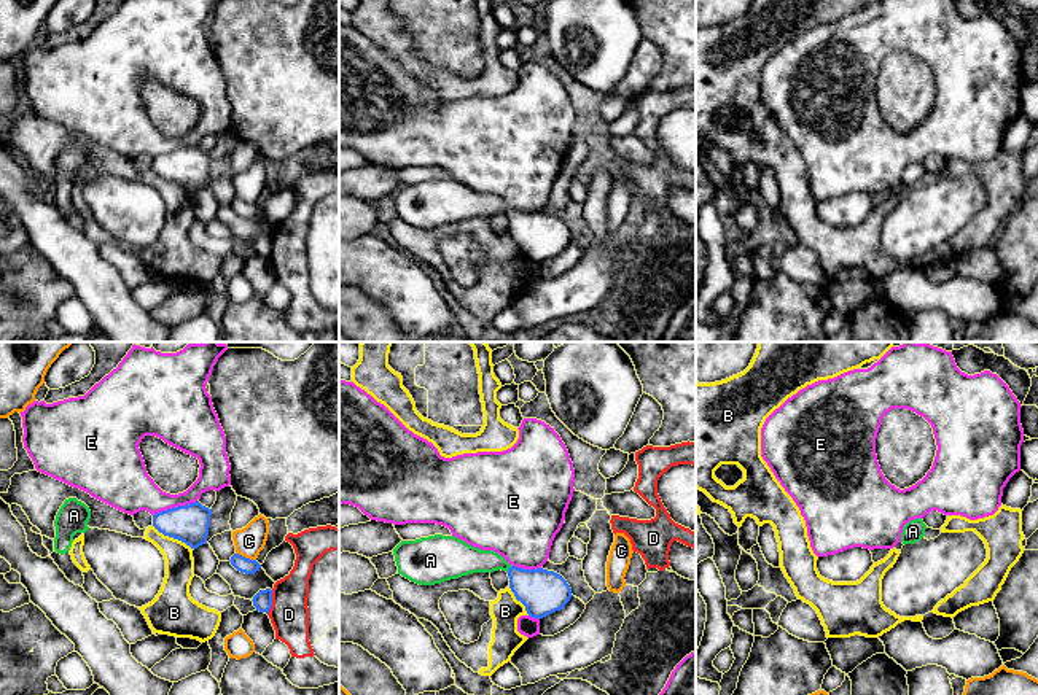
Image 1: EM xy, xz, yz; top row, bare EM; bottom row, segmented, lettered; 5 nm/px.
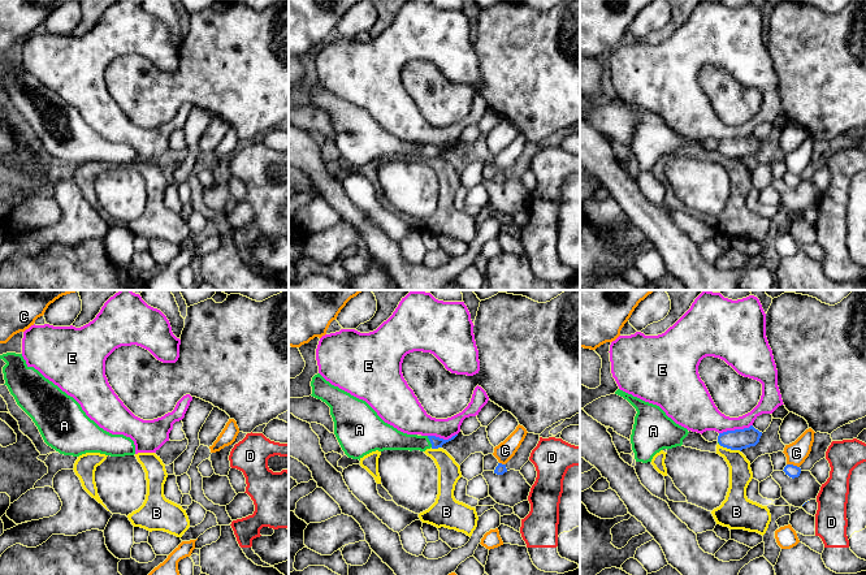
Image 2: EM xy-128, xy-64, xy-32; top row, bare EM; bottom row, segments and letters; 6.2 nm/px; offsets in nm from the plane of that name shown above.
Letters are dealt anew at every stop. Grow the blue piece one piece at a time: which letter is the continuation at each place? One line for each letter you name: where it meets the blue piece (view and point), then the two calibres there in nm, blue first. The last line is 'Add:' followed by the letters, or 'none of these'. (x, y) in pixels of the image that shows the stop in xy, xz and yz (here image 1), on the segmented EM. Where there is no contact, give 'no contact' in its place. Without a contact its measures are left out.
A: meets blue in xz at (510, 568); 220 nm thick on the blue side, 160 nm on the other
Add: A

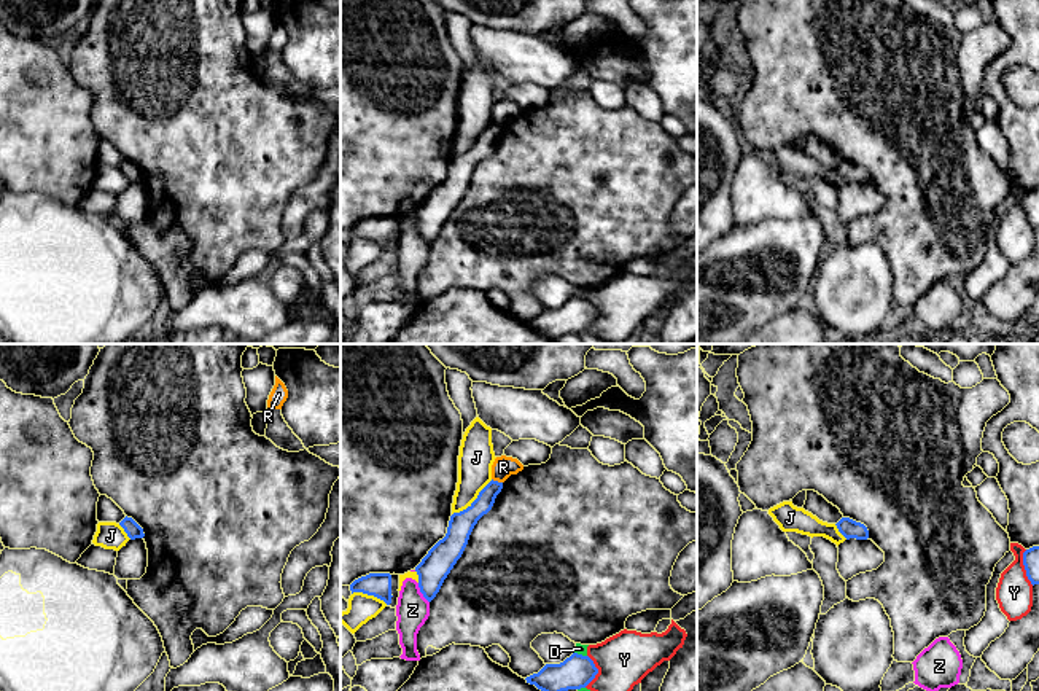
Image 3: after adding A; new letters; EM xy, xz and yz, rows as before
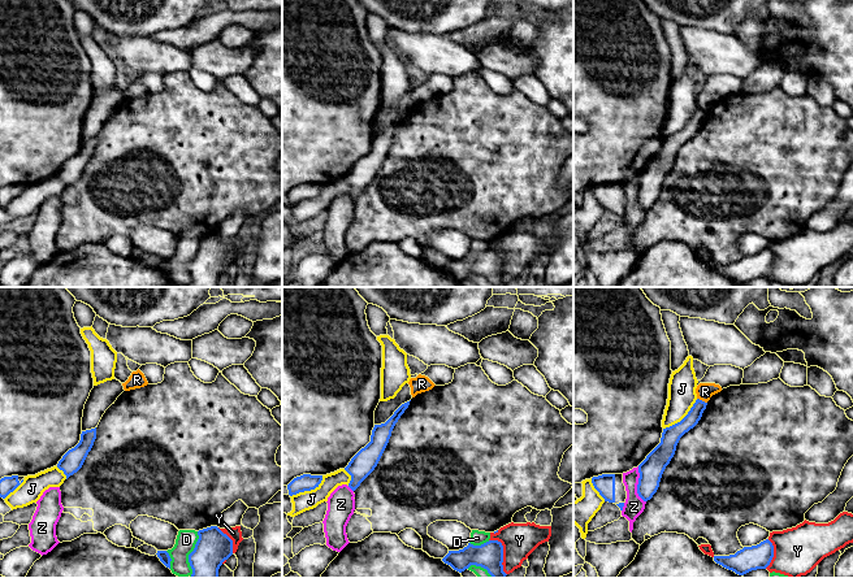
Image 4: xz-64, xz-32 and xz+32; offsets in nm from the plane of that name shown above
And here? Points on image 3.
Add: none of these

